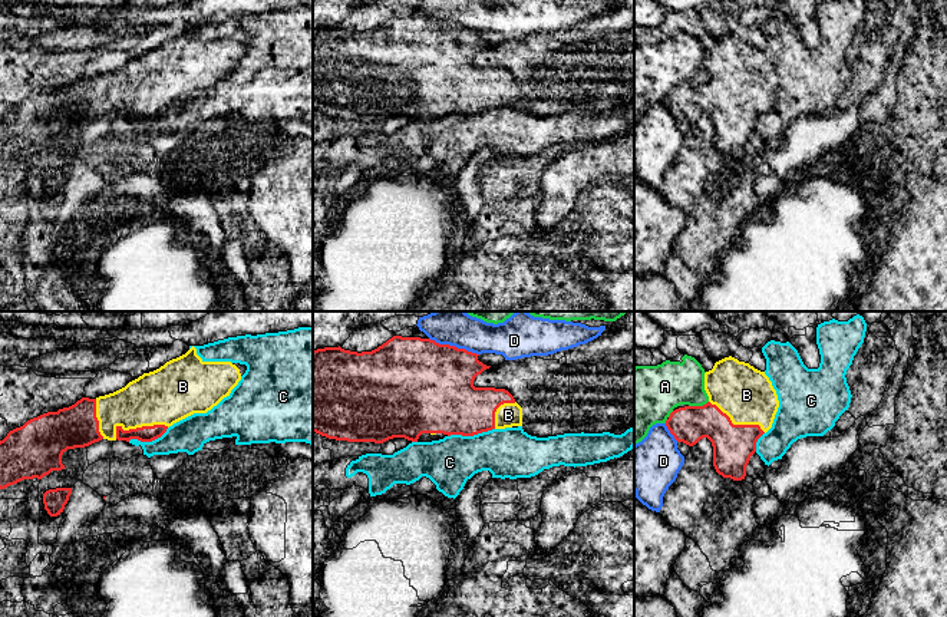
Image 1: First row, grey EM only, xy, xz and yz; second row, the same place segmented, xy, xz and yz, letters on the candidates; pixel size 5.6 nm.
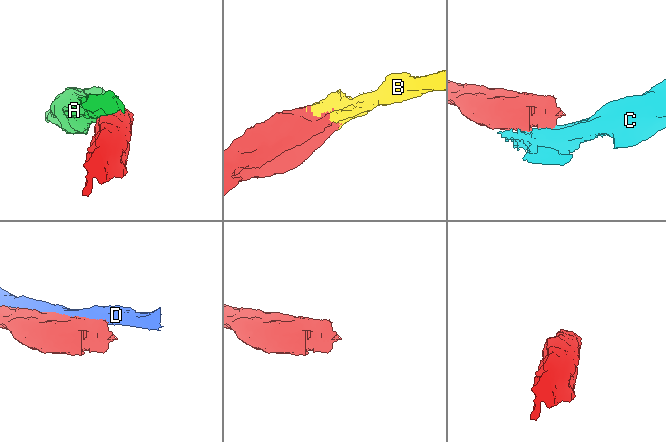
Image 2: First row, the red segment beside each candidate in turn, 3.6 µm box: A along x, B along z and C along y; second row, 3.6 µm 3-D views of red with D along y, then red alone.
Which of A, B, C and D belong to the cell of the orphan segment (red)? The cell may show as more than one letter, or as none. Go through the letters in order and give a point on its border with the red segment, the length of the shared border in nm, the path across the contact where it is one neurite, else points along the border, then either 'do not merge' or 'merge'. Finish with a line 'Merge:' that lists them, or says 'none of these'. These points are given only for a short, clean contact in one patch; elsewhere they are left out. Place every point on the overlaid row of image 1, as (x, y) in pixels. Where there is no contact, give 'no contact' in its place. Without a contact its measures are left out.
A: yz (698, 406) | 120 nm | do not merge
B: xy (137, 428) | 320 nm | merge
C: xz (471, 435) | 260 nm | do not merge
D: xz (454, 346) | 300 nm | do not merge
Merge: B

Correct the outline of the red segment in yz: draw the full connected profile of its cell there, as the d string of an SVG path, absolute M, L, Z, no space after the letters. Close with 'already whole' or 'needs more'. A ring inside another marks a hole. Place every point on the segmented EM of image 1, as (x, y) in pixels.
M732 356L716 362L713 369L705 373L705 390L709 396L706 405L673 410L666 426L677 442L689 446L707 438L713 446L716 472L723 478L742 481L749 459L756 452L758 439L772 428L779 408L776 390L765 372Z; needs more

